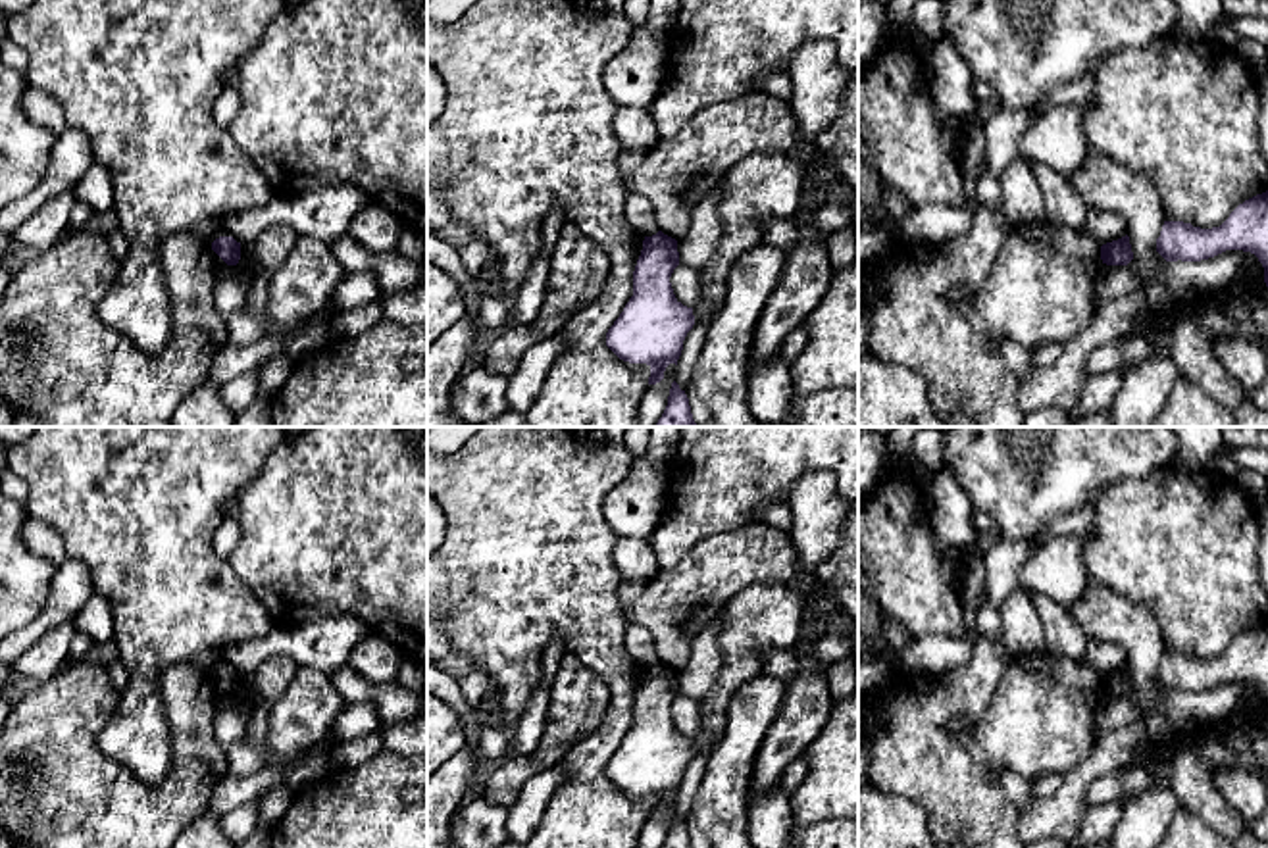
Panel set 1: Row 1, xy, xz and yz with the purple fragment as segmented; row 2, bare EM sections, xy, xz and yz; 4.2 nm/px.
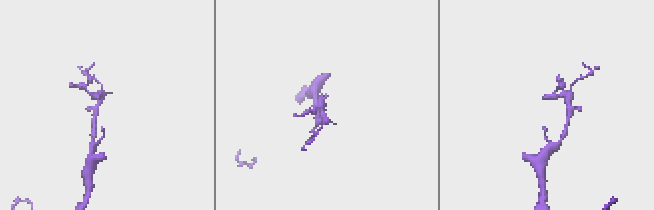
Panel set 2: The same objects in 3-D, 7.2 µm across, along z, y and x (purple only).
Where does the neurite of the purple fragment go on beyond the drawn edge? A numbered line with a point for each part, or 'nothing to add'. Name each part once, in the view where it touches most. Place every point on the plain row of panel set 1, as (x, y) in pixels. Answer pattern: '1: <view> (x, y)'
nothing to add

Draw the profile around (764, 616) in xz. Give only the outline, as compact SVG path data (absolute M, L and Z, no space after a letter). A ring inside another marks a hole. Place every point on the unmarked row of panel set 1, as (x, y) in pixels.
M756 583L735 594L723 608L718 646L723 665L712 692L700 702L700 729L695 754L718 744L725 729L729 698L764 669L764 652L793 648L799 640L804 596L799 586Z

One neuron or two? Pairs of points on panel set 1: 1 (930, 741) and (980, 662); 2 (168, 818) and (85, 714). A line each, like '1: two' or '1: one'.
1: one
2: one

